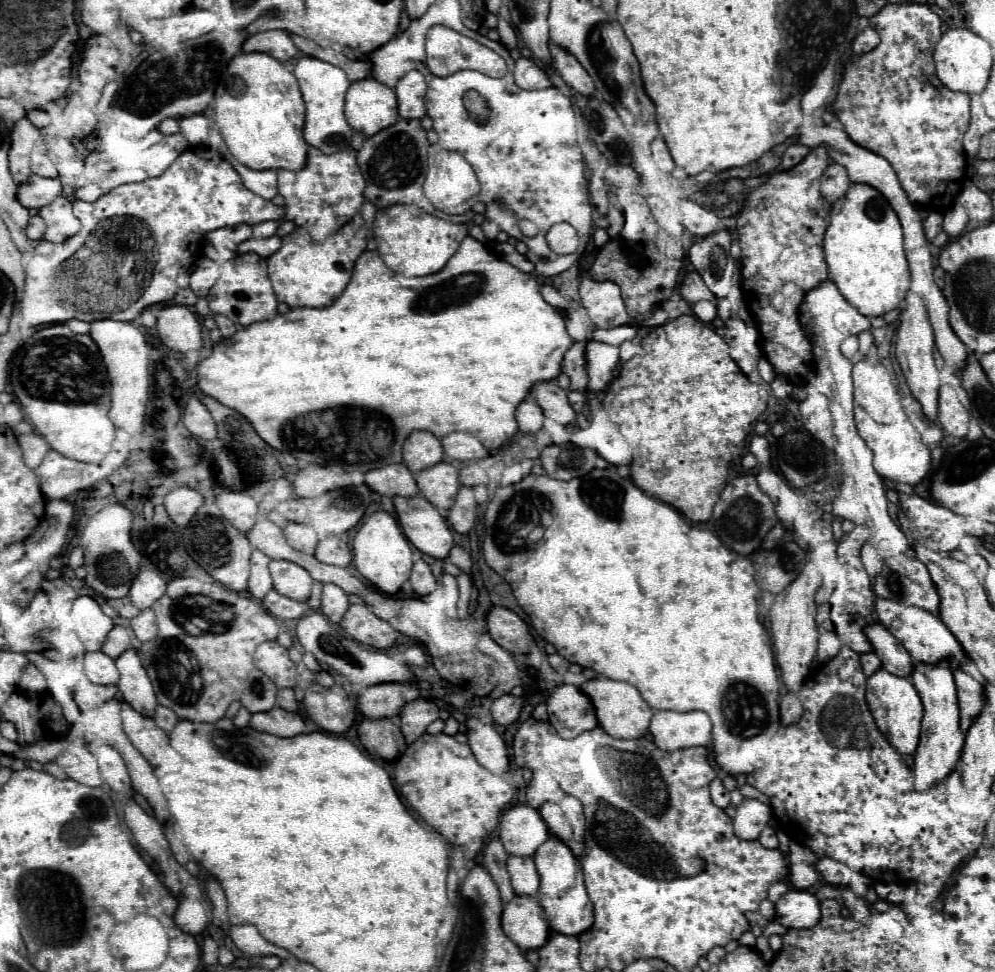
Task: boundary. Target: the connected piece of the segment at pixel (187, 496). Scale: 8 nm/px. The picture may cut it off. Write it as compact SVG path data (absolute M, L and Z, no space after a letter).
M179 487L165 495L165 509L169 513L169 519L177 527L185 527L187 521L193 517L193 513L203 505L203 501L205 499L197 491Z

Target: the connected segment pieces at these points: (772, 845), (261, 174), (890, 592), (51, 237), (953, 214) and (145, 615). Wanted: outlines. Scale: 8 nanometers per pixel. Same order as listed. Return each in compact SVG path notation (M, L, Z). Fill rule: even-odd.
M765 827L761 837L759 837L759 843L765 847L765 849L777 849L779 847L779 841L777 841L777 835L771 827Z
M229 157L229 161L231 161L231 165L235 167L237 175L241 177L241 183L243 183L249 191L261 195L263 199L273 199L273 197L277 195L277 173L275 173L273 169L255 171L255 169L251 169L251 167L245 167L245 165L237 163L233 157Z
M909 555L895 557L895 565L885 563L873 577L871 587L877 597L895 599L905 605L917 605L929 611L937 611L939 605L937 591L925 565Z
M61 195L53 203L41 207L39 217L45 221L45 227L47 227L43 239L53 243L61 243L81 229L79 219L73 217L71 203Z
M951 207L947 213L945 213L945 223L943 223L943 229L951 235L951 237L957 237L965 231L965 225L969 221L969 215L965 211L965 207Z
M151 607L141 609L139 615L129 621L129 627L133 629L133 633L135 633L135 637L139 641L153 639L157 635L157 625L155 625L155 613L153 613L153 609Z

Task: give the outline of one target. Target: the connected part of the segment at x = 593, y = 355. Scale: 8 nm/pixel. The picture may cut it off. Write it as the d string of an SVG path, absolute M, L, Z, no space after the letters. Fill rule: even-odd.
M587 341L585 345L585 371L587 371L587 389L599 392L605 390L605 385L613 377L619 363L619 349L605 343Z

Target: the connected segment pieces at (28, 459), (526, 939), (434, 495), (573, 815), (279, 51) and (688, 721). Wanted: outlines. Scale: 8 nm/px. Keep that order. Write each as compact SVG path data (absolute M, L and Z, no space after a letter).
M39 433L21 435L21 437L19 437L19 445L21 445L21 451L23 451L25 463L27 463L31 469L35 469L35 467L43 461L45 453L49 451L47 441L45 441Z
M515 895L505 903L501 917L503 933L525 949L539 949L549 937L549 923L543 907L531 895Z
M439 461L415 473L419 493L437 509L449 509L459 489L459 471L449 461Z
M565 795L559 801L565 817L569 819L571 827L573 827L573 839L575 841L583 841L583 831L585 831L585 817L583 817L583 807L579 803L579 799L575 799L573 795Z
M263 31L263 33L247 35L241 49L243 51L263 51L263 53L273 55L279 61L289 61L297 53L295 45L291 43L285 31Z
M655 711L649 723L653 743L663 751L709 745L711 721L703 711Z

